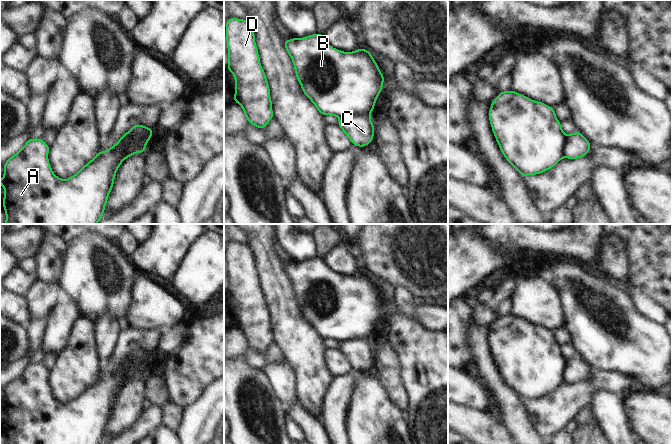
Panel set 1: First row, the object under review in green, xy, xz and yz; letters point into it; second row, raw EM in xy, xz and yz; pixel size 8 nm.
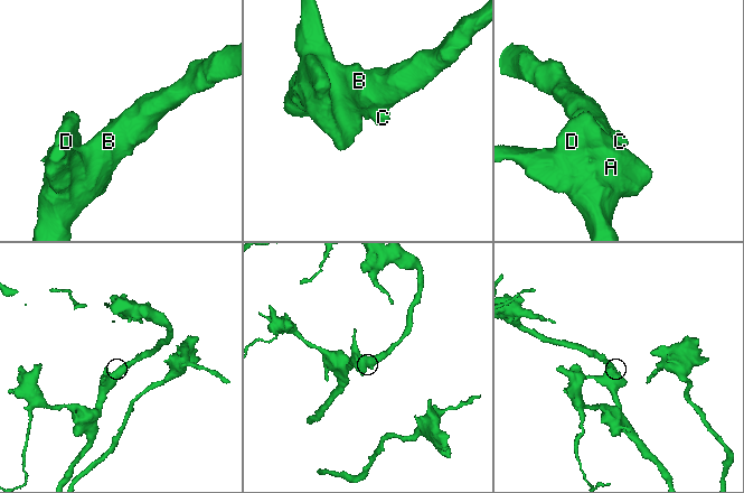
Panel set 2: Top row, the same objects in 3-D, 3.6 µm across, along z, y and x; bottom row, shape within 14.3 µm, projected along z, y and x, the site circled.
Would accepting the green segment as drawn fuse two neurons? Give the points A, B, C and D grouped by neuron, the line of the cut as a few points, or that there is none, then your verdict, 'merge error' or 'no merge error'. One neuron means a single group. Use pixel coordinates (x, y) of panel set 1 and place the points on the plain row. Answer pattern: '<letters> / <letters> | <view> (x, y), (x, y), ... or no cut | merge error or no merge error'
A B D / C | xz (369, 338), (351, 338), (340, 342) | merge error

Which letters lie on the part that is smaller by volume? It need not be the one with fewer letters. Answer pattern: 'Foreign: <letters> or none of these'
Foreign: C

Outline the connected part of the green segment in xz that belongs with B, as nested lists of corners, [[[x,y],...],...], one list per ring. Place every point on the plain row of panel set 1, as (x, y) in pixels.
[[[315,257],[301,263],[294,261],[284,264],[284,270],[291,281],[298,306],[303,317],[315,329],[321,339],[333,339],[338,342],[351,339],[371,339],[375,326],[383,313],[383,305],[386,305],[372,277],[366,273],[359,272],[353,276],[343,276],[331,271],[325,264],[323,258]]]

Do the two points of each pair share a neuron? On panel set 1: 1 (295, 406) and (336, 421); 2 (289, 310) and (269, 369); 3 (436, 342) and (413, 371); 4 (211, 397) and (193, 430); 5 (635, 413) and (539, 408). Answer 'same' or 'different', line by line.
1: different
2: different
3: same
4: same
5: different

